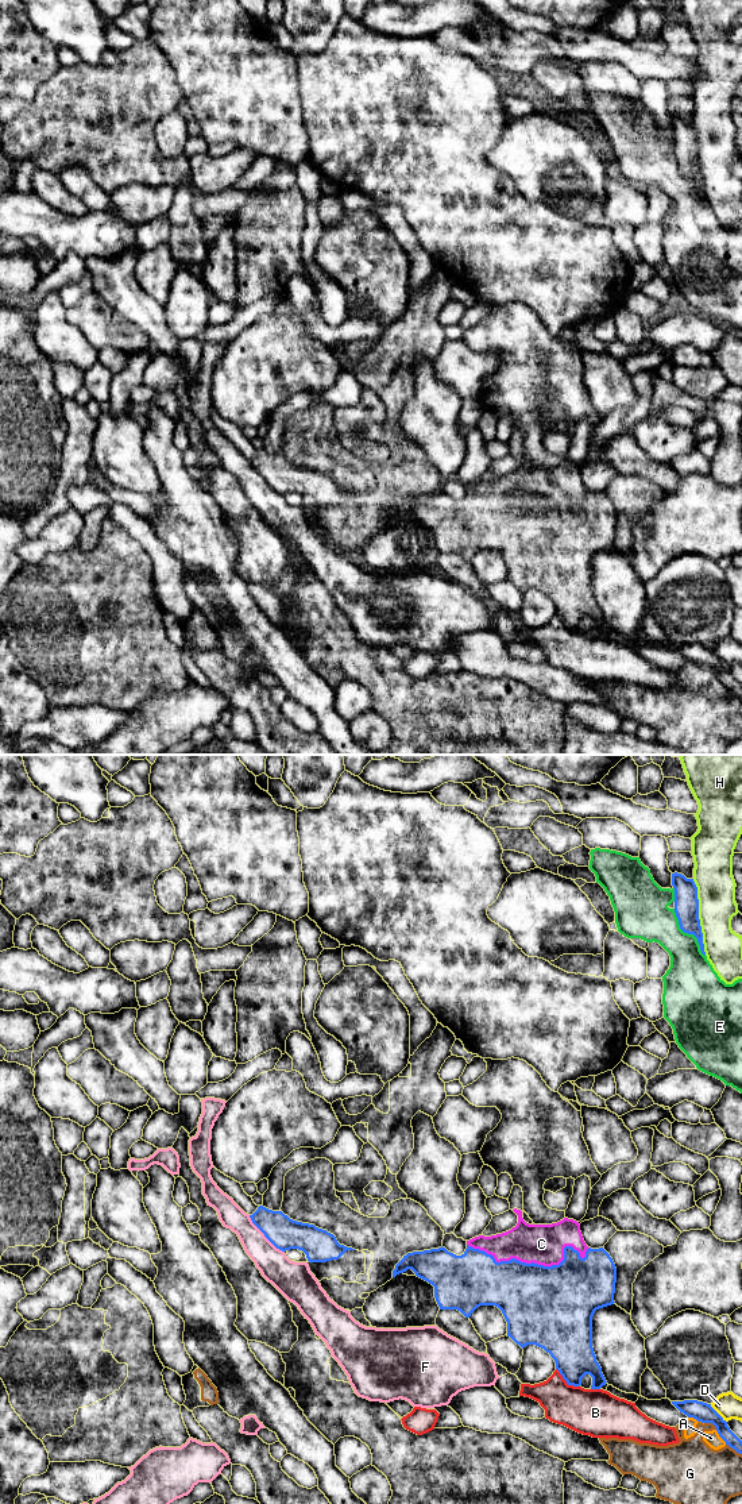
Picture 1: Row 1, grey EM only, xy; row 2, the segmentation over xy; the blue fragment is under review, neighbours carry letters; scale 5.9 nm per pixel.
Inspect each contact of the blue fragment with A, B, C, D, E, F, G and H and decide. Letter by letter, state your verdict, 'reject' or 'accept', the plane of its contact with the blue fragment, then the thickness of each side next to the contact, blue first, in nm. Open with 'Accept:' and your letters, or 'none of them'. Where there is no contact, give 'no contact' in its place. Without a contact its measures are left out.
Accept: C
A: reject; meets blue in xy; 120 nm thick on the blue side, 90 nm on the other
B: reject; meets blue in xy; 280 nm thick on the blue side, 280 nm on the other
C: accept; meets blue in xy; 460 nm thick on the blue side, 240 nm on the other
D: reject; meets blue in xy; 120 nm thick on the blue side, 150 nm on the other
E: reject; meets blue in xy; 140 nm thick on the blue side, 260 nm on the other
F: reject; meets blue in xy; 190 nm thick on the blue side, 180 nm on the other
G: reject; meets blue in xy; 120 nm thick on the blue side, 240 nm on the other
H: reject; meets blue in xy; 140 nm thick on the blue side, 220 nm on the other

